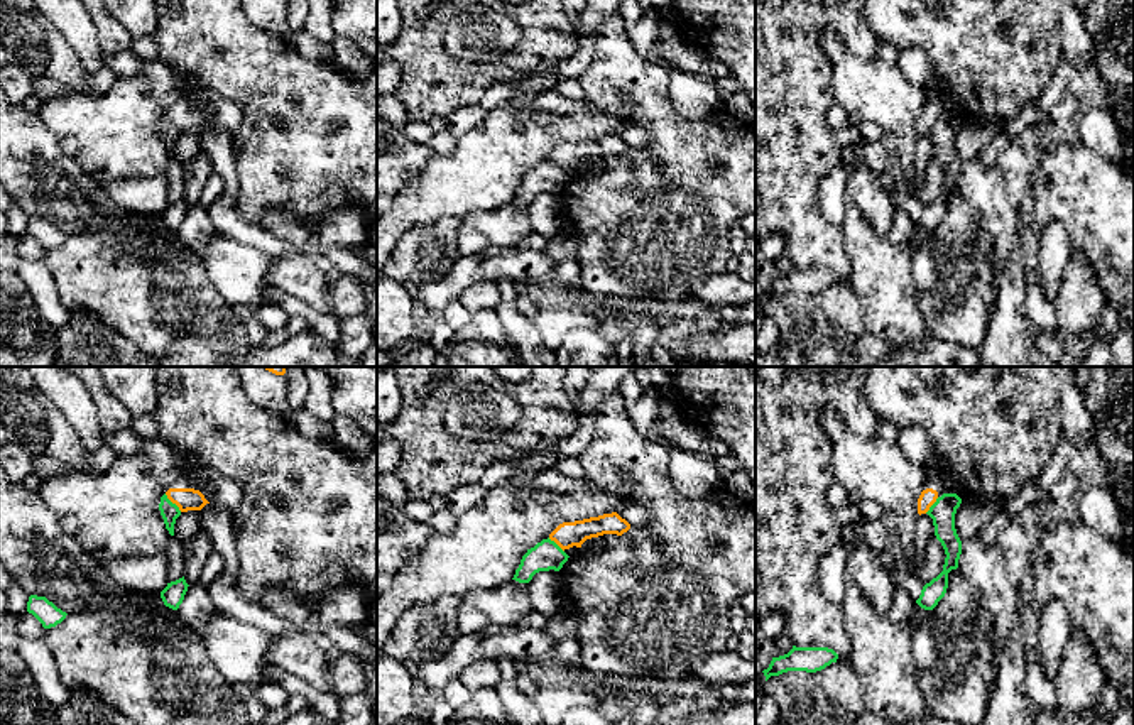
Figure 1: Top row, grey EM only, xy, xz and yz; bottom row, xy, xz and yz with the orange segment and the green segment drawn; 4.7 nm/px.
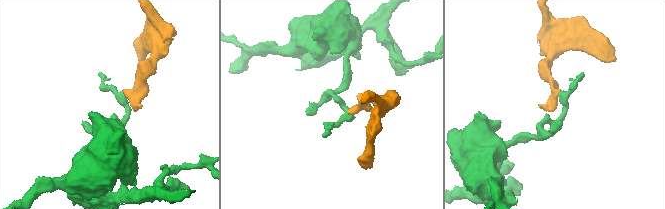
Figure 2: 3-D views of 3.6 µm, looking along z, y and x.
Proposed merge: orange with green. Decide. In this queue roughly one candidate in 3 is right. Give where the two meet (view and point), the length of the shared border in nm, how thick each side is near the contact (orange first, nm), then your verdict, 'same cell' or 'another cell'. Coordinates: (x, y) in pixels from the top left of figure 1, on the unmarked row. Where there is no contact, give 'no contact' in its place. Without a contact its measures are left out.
contact xy (173, 124); length 120 nm; calibres 110 and 90 nm; another cell

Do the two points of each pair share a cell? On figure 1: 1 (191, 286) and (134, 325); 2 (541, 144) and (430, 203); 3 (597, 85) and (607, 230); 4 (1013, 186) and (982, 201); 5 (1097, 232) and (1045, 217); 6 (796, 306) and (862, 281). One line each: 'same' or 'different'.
1: different
2: same
3: same
4: different
5: same
6: different

